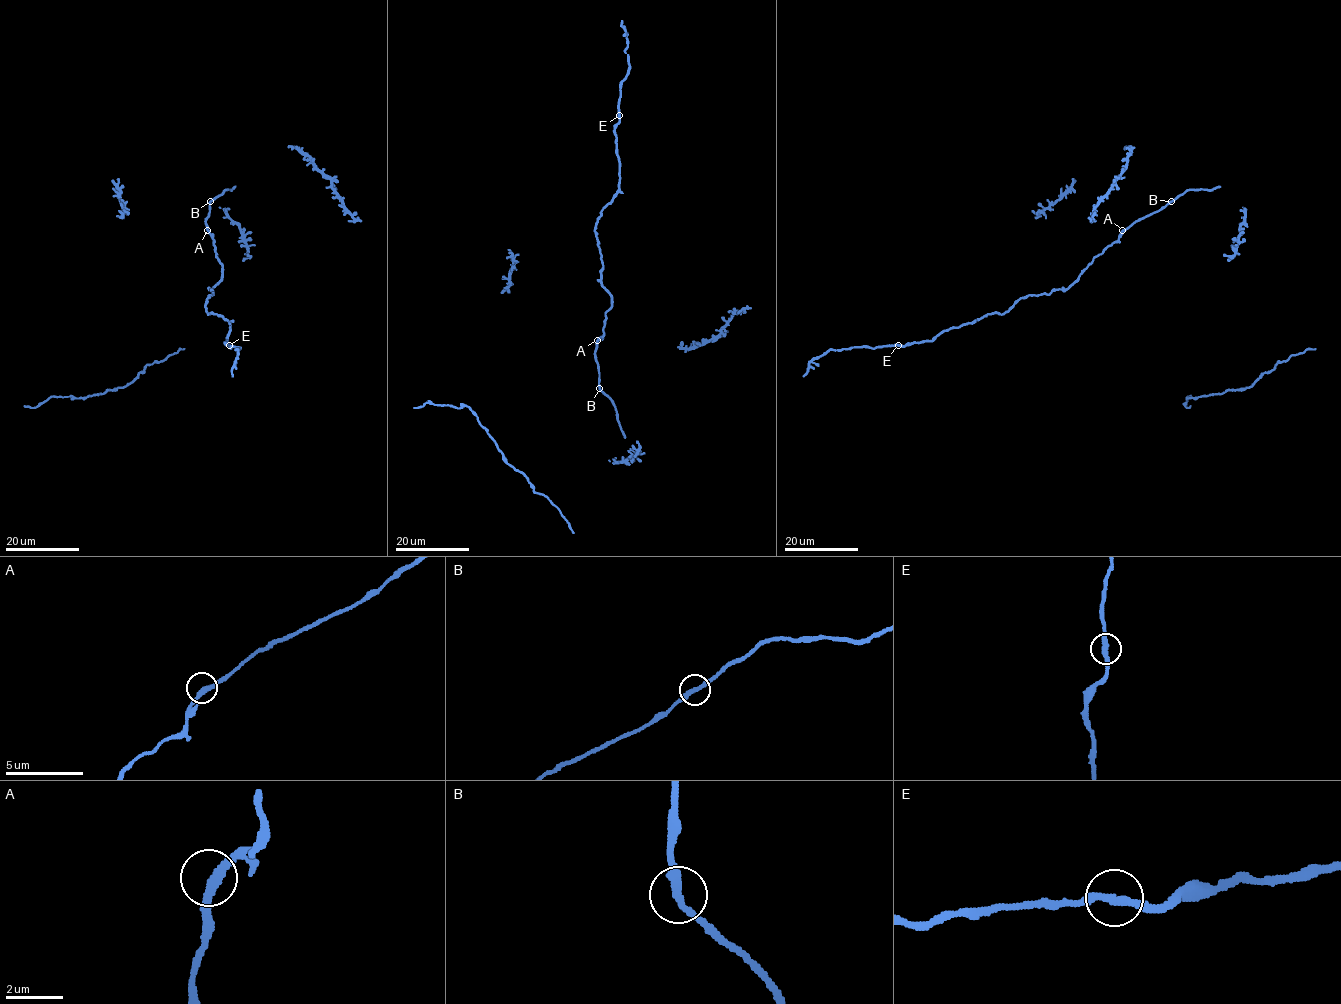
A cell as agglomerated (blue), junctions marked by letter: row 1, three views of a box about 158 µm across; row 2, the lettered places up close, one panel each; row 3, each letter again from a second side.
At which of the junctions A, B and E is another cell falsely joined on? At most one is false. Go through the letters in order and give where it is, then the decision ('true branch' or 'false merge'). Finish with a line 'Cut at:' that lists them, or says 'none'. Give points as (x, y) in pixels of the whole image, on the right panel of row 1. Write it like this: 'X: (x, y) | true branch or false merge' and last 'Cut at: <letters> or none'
A: (1122, 230) | true branch
B: (1171, 201) | true branch
E: (898, 345) | true branch
Cut at: none

